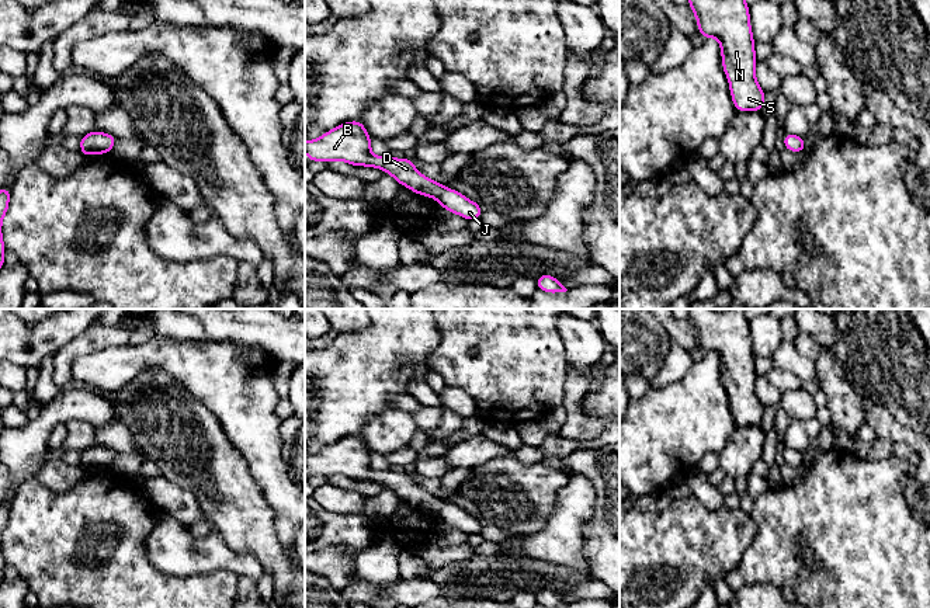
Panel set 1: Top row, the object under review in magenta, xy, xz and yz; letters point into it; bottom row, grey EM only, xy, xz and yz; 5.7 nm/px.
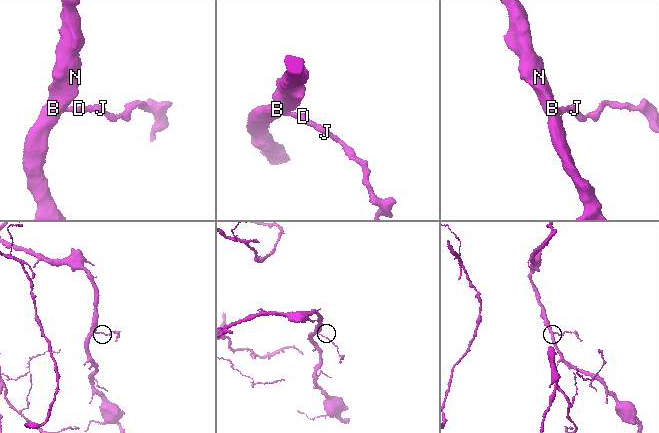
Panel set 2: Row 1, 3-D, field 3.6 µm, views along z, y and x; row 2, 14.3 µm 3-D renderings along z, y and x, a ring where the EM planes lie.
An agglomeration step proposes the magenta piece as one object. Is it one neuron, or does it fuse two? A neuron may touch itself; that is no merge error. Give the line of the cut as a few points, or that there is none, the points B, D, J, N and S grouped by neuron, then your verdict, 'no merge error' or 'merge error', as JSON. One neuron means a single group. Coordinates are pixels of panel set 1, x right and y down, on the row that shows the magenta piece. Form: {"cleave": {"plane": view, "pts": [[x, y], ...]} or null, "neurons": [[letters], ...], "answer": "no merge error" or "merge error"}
{"cleave": null, "neurons": [["B", "D", "J", "N", "S"]], "answer": "no merge error"}

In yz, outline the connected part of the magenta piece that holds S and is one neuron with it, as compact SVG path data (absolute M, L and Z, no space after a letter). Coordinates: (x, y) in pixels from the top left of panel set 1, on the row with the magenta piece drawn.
M688 0L704 38L716 38L721 44L723 72L729 81L736 111L761 112L764 91L756 81L754 39L750 28L749 6L745 0Z

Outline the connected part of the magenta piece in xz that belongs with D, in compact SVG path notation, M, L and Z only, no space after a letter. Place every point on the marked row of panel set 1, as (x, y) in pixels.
M360 121L346 122L317 139L305 142L305 153L310 161L341 160L353 166L381 168L413 192L437 199L447 211L466 220L480 219L482 206L479 204L427 178L416 170L413 160L372 154L369 136Z

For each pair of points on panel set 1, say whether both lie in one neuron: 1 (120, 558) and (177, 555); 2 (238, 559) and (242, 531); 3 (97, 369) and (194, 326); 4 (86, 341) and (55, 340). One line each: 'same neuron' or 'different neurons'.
1: different neurons
2: different neurons
3: different neurons
4: different neurons

